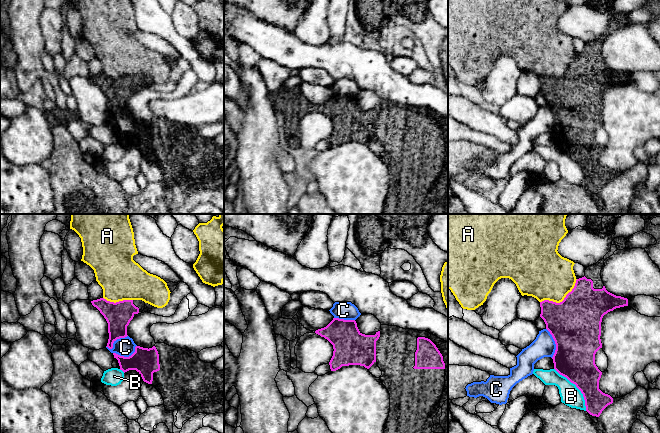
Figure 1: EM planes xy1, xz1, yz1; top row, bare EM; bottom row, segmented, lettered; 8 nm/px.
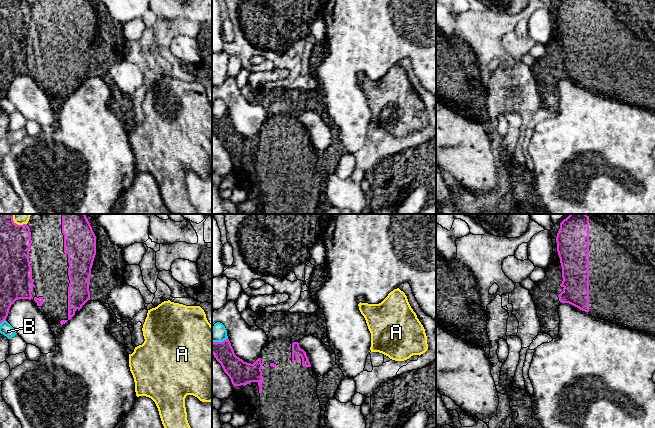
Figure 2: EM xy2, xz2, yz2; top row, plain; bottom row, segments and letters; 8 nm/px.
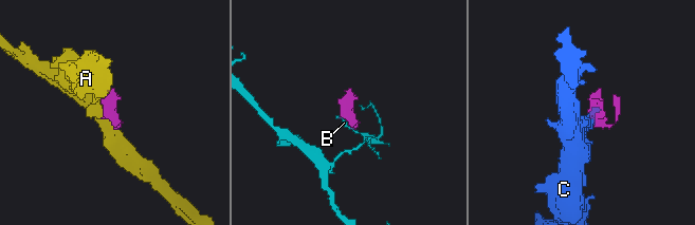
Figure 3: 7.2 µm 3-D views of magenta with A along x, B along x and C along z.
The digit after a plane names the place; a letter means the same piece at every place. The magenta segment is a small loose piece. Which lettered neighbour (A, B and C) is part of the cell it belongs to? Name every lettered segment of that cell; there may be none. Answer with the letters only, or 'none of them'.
none of them

